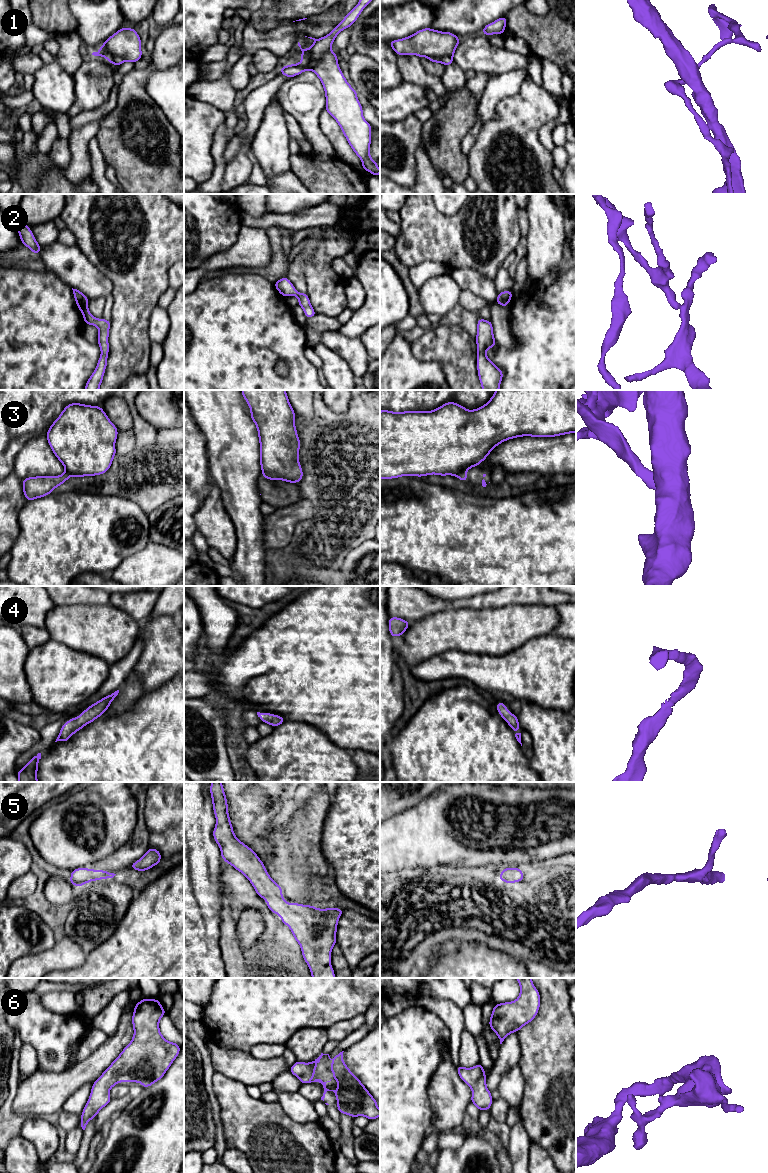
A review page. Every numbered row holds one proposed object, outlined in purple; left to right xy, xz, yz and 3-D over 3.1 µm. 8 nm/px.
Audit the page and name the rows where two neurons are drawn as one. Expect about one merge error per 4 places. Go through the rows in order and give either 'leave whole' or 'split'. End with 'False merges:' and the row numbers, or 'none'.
1: split
2: leave whole
3: split
4: leave whole
5: leave whole
6: leave whole
False merges: 1, 3

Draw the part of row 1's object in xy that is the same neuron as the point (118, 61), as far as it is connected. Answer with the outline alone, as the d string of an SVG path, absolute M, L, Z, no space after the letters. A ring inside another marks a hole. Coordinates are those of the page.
M93 52L92 55L94 56L102 56L105 57L100 52ZM105 57L112 65L118 65L120 66L125 60L121 57Z

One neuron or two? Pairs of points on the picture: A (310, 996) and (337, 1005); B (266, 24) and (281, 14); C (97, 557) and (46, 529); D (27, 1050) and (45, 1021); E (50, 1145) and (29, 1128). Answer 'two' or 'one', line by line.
A: one
B: one
C: one
D: two
E: one

